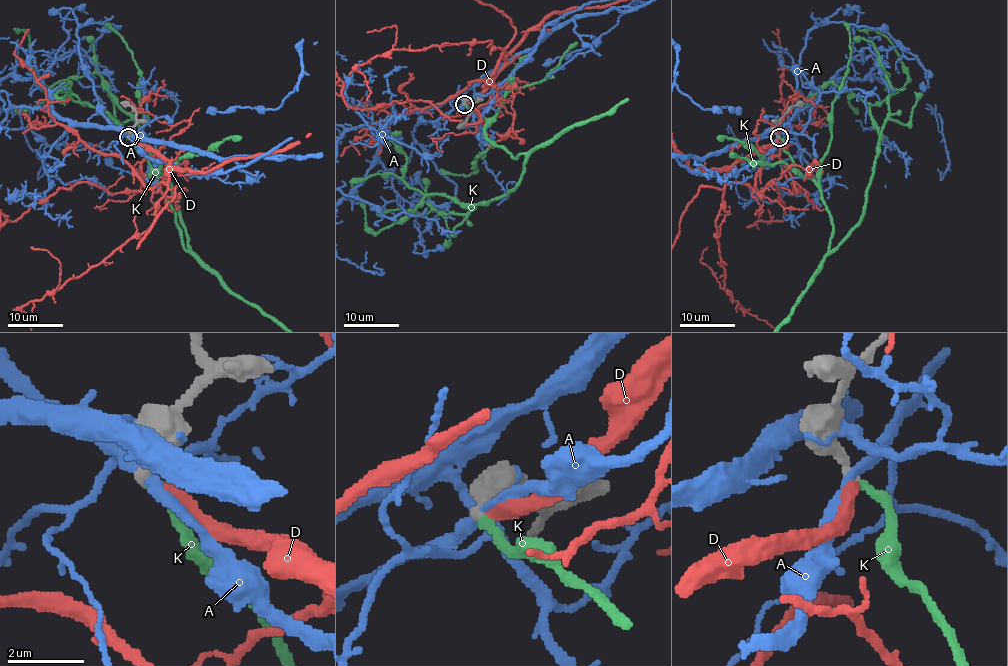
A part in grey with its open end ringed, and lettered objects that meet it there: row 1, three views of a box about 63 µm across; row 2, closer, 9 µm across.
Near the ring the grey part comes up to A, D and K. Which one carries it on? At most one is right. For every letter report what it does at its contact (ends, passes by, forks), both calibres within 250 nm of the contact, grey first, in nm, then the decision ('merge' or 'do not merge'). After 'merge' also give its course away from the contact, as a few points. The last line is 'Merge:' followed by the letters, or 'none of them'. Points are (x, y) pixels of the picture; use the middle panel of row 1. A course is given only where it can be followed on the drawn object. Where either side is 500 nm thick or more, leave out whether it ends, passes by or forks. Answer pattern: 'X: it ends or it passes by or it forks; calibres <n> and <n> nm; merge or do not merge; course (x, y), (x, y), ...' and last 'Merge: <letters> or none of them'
A: it passes by; calibres 320 and 280 nm; do not merge
D: it ends; calibres 260 and 320 nm; do not merge
K: it ends; calibres 260 and 240 nm; merge
Merge: K

